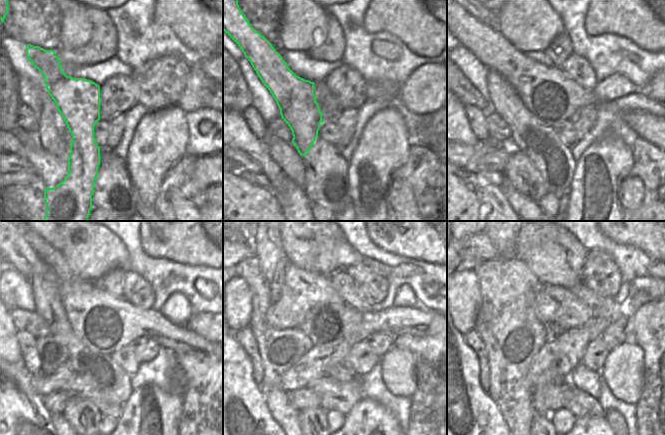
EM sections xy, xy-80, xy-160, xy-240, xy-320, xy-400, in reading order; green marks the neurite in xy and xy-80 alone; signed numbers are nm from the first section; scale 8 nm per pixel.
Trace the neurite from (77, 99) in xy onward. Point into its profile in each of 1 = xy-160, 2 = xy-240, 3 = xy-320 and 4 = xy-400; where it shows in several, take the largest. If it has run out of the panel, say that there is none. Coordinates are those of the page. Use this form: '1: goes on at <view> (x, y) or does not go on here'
1: goes on at xy-160 (477, 51)
2: goes on at xy-240 (20, 267)
3: does not go on here
4: does not go on here

